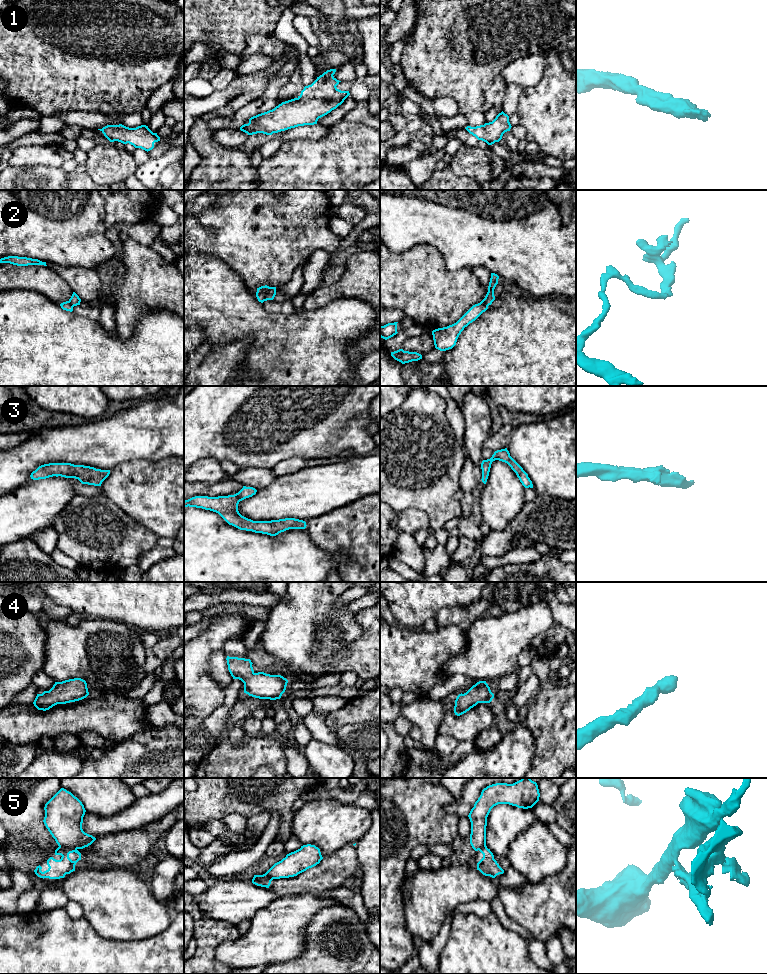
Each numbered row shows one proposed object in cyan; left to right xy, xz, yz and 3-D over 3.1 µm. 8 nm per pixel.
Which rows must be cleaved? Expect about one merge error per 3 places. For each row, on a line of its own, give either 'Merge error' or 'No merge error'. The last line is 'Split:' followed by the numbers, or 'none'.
1: No merge error
2: Merge error
3: No merge error
4: No merge error
5: Merge error
Split: 2, 5

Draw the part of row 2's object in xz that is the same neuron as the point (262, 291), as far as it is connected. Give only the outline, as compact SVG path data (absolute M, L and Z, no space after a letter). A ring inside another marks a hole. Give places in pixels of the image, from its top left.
M265 285L257 288L256 297L259 302L263 303L270 287Z

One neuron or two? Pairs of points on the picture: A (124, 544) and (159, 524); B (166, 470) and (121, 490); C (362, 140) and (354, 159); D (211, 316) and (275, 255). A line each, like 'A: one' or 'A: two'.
A: two
B: one
C: one
D: two

